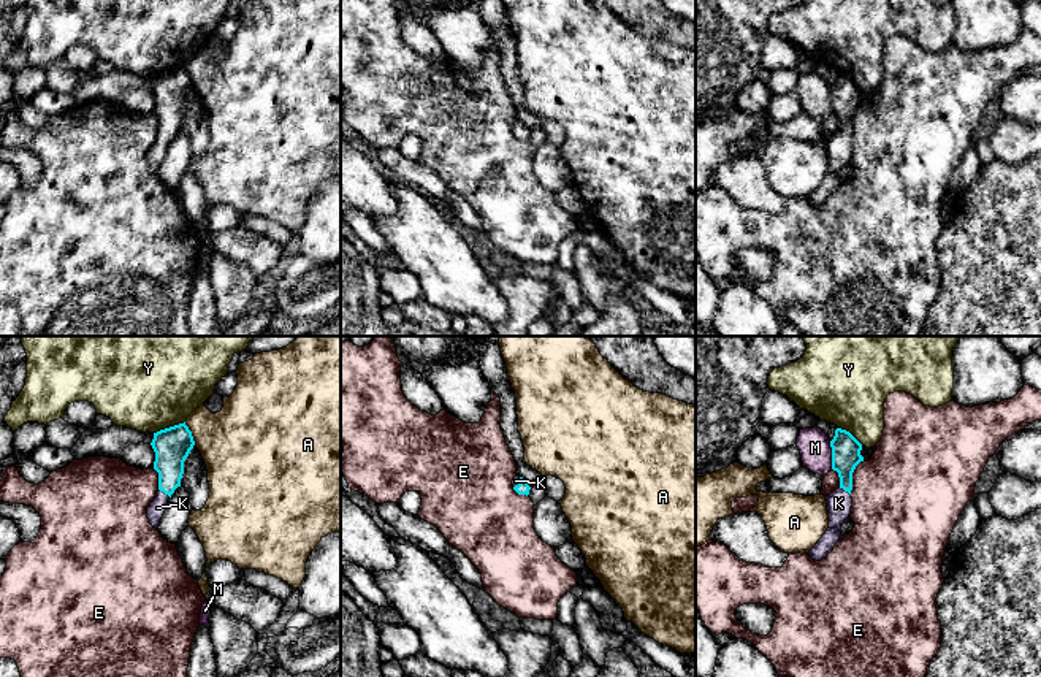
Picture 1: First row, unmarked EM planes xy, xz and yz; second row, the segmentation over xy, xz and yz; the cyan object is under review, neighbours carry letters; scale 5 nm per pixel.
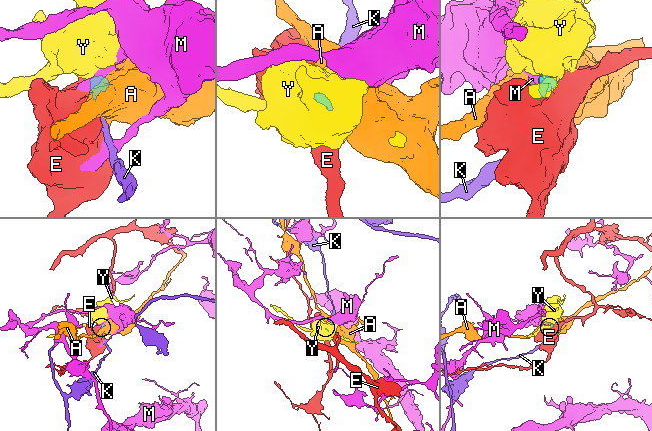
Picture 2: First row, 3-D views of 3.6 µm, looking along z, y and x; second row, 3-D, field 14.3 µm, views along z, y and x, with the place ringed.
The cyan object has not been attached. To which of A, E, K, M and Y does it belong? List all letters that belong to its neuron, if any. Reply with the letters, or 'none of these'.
K

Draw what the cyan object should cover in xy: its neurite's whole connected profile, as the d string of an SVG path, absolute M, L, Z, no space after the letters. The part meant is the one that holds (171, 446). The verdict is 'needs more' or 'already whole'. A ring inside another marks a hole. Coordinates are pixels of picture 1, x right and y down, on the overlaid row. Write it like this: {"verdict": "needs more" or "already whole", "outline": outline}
{"verdict": "needs more", "outline": "M184 422L154 433L151 446L155 452L154 469L158 472L158 491L147 507L147 518L154 528L158 528L168 499L181 487L184 461L193 449L195 441Z"}

